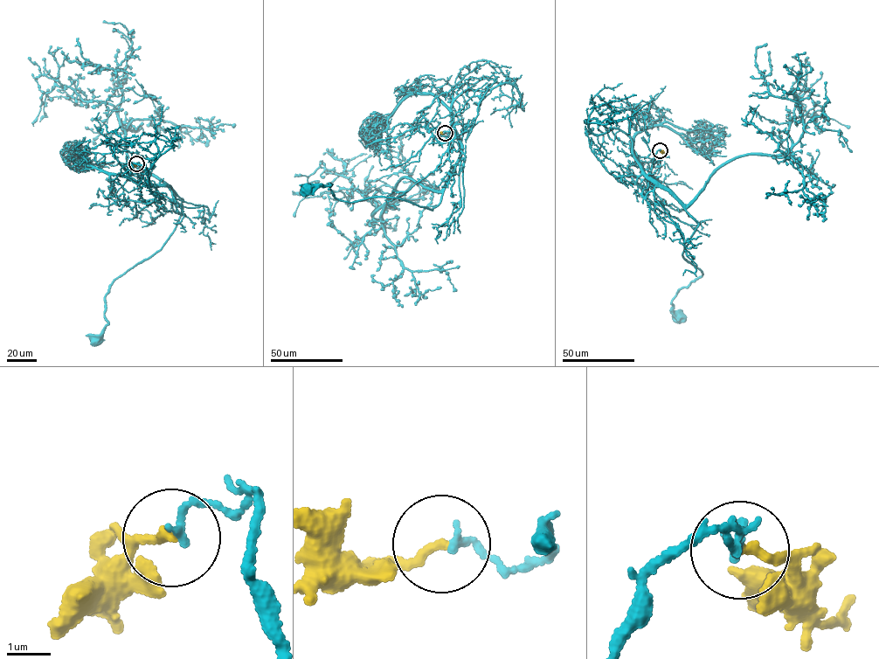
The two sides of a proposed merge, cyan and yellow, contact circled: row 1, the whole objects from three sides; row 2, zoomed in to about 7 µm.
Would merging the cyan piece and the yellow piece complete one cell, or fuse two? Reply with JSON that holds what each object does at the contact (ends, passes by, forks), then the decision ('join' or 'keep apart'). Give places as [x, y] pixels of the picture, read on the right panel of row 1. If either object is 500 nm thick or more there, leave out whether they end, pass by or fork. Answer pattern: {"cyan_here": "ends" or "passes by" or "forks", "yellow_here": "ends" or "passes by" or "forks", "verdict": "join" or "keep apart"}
{"cyan_here": "ends", "yellow_here": "ends", "verdict": "keep apart"}

